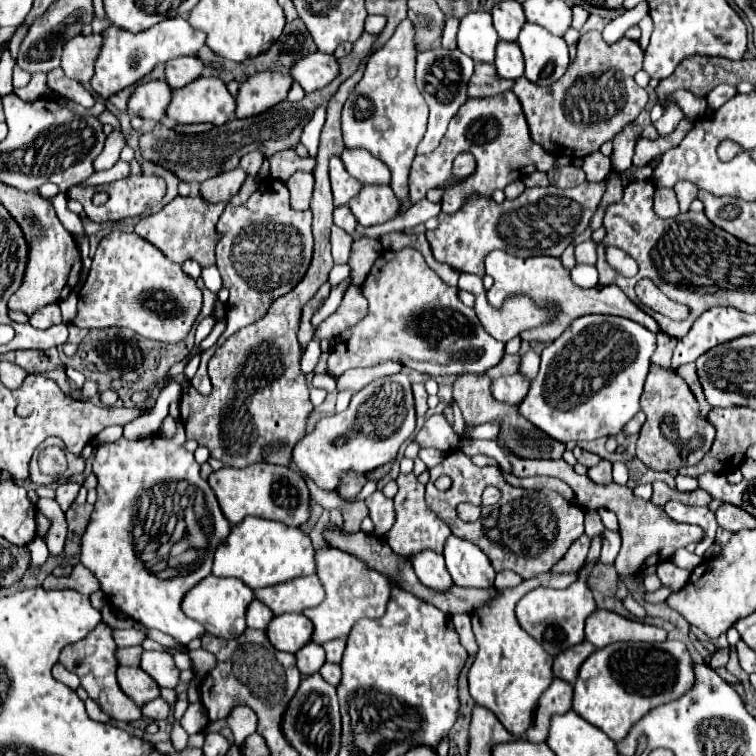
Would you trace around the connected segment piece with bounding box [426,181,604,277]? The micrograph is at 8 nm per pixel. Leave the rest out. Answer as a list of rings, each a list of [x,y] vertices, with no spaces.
[[[588,183],[574,189],[560,189],[554,185],[526,189],[512,201],[496,203],[488,201],[468,201],[460,213],[438,215],[438,227],[426,231],[432,253],[438,261],[448,263],[456,271],[468,271],[484,277],[484,257],[492,249],[504,249],[516,257],[534,257],[548,255],[560,257],[562,251],[578,237],[592,217],[592,211],[600,203],[604,193],[602,183]]]

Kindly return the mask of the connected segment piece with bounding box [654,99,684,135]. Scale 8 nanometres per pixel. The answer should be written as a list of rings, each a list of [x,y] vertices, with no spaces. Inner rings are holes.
[[[668,99],[668,101],[664,103],[664,115],[660,117],[660,121],[654,123],[654,127],[658,129],[660,135],[670,135],[670,133],[678,127],[678,123],[680,123],[682,119],[684,119],[684,111],[678,107],[676,101]]]

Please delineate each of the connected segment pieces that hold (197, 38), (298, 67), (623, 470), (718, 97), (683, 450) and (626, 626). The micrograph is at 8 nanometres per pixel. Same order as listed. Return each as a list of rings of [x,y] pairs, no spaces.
[[[172,17],[172,21],[162,21],[160,25],[154,25],[152,29],[146,29],[134,35],[130,31],[122,31],[120,27],[110,25],[100,35],[102,35],[102,47],[96,57],[96,69],[94,69],[94,77],[90,79],[90,85],[102,99],[108,99],[118,91],[138,83],[158,63],[164,63],[176,57],[198,55],[198,51],[204,47],[204,41],[206,41],[204,33],[196,31],[182,17]]]
[[[316,51],[316,53],[312,53],[312,55],[304,57],[304,59],[300,59],[292,67],[292,77],[302,85],[302,89],[306,93],[318,91],[318,89],[326,87],[338,75],[340,75],[338,59],[334,55],[320,53],[320,51]]]
[[[624,462],[613,463],[612,468],[613,482],[619,485],[626,485],[629,477],[629,472]]]
[[[718,85],[718,87],[712,89],[712,93],[706,95],[706,101],[708,101],[708,105],[710,105],[712,109],[718,109],[718,107],[722,107],[728,99],[732,99],[734,95],[736,95],[736,89],[734,89],[734,87],[730,87],[730,85]]]
[[[650,365],[640,407],[646,415],[646,423],[642,425],[640,437],[636,441],[636,455],[646,467],[654,471],[680,469],[684,465],[696,465],[710,451],[716,429],[706,417],[700,415],[698,401],[688,383],[672,367]]]
[[[598,609],[588,617],[586,639],[598,649],[618,641],[664,641],[666,631],[648,623],[626,619],[614,611]]]

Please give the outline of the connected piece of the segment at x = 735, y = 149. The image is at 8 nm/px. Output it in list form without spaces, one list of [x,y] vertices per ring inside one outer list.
[[[726,139],[726,141],[722,141],[717,148],[717,154],[720,160],[723,162],[728,162],[733,159],[738,153],[742,151],[740,145],[738,143],[734,143],[734,141],[730,141],[730,139]]]

